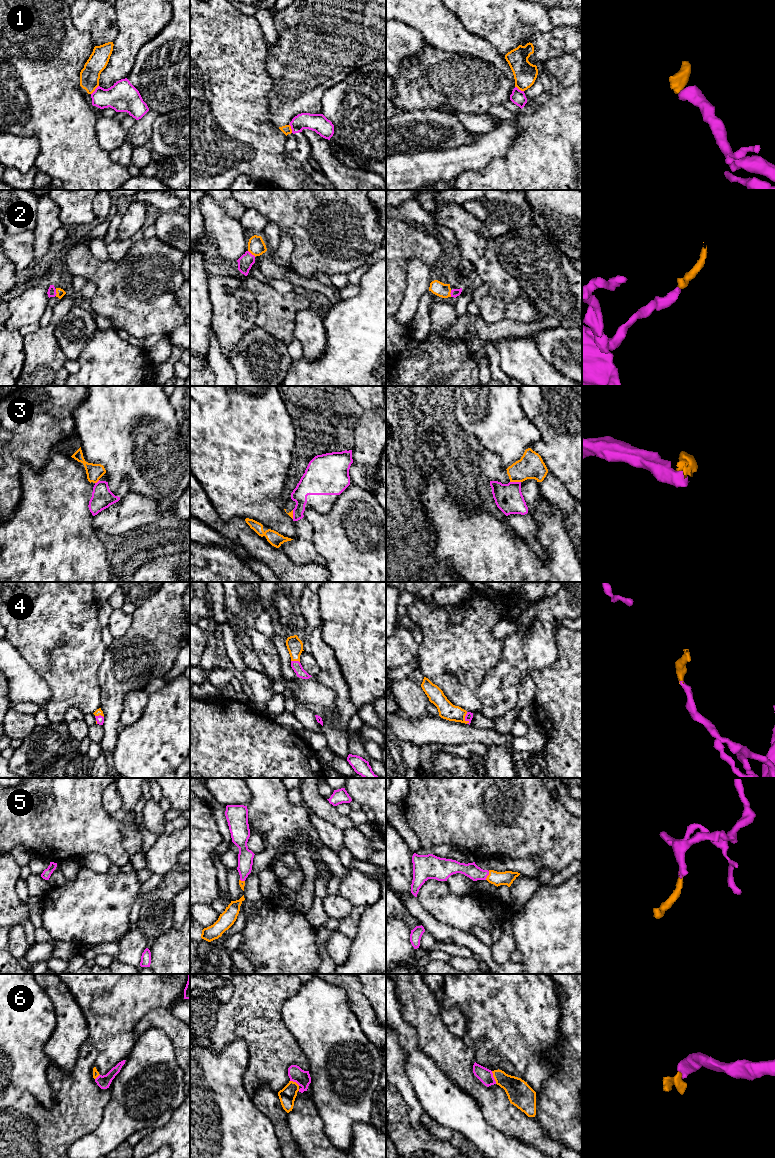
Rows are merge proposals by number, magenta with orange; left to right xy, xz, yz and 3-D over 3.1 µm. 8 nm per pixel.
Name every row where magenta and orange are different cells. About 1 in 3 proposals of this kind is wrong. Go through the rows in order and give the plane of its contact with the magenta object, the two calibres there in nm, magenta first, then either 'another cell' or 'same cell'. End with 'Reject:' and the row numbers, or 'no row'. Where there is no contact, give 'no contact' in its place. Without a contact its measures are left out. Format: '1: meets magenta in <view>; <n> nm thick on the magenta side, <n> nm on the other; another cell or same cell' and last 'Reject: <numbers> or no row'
1: meets magenta in xy; 240 nm thick on the magenta side, 160 nm on the other; another cell
2: meets magenta in xz; 120 nm thick on the magenta side, 140 nm on the other; same cell
3: meets magenta in yz; 220 nm thick on the magenta side, 200 nm on the other; another cell
4: meets magenta in yz; 60 nm thick on the magenta side, 140 nm on the other; same cell
5: meets magenta in yz; 120 nm thick on the magenta side, 110 nm on the other; same cell
6: meets magenta in yz; 120 nm thick on the magenta side, 200 nm on the other; same cell
Reject: 1, 3

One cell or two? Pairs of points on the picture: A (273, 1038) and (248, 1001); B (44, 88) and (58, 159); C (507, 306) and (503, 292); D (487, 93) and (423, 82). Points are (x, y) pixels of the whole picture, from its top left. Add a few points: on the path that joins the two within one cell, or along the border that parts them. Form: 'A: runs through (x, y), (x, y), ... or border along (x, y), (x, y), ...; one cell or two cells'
A: runs through (264, 1029), (255, 1017), (254, 1010); one cell
B: runs through (50, 106), (58, 115), (58, 141); one cell
C: border along (488, 284), (489, 293), (496, 298), (527, 299); two cells
D: runs through (471, 85), (461, 82), (439, 82); one cell

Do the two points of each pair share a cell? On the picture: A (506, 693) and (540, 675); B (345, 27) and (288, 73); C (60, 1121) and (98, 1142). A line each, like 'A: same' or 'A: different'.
A: different
B: same
C: different

